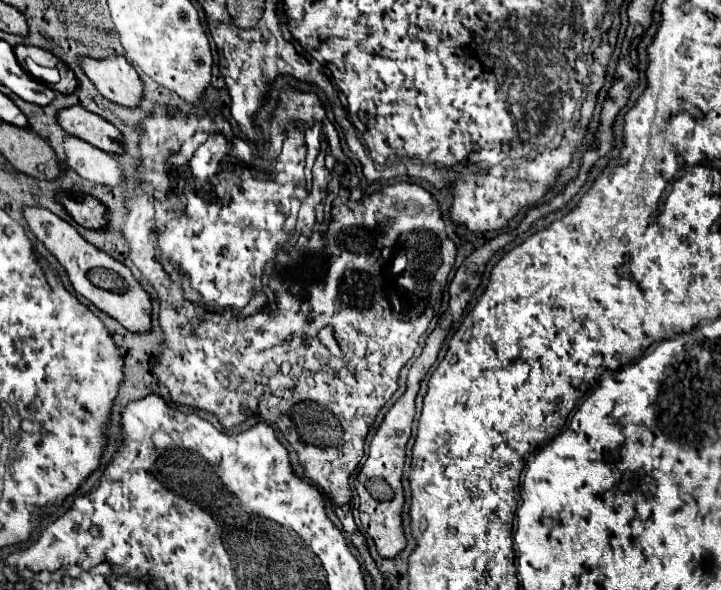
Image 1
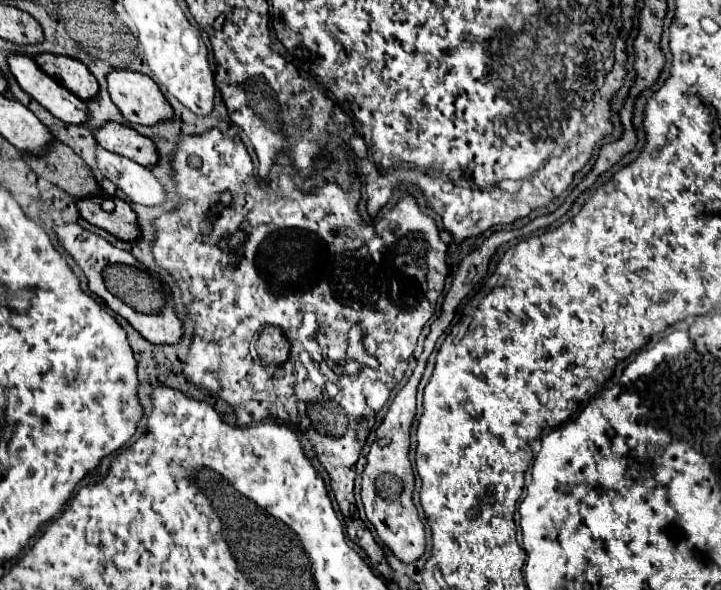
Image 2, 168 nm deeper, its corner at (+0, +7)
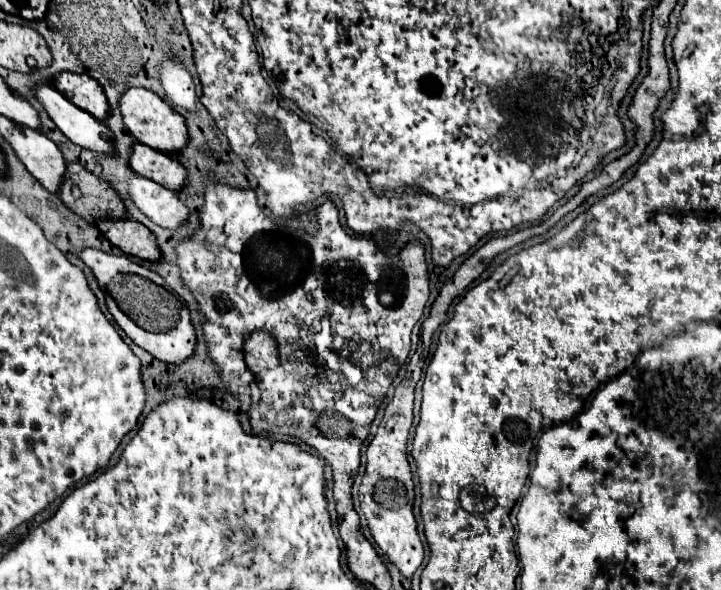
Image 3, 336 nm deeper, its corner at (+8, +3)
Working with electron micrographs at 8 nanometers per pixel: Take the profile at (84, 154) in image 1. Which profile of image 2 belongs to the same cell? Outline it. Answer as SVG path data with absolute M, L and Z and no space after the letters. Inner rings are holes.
M98 149L98 165L102 173L130 197L132 203L140 203L148 207L156 207L164 203L166 199L164 187L148 167L142 167L106 149Z

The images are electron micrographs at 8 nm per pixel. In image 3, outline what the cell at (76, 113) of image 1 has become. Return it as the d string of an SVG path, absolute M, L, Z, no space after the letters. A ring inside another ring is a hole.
M144 143L132 145L132 157L130 157L132 171L138 175L144 175L156 183L160 183L166 189L178 191L184 185L184 169L178 165L176 159L172 159L166 153L160 153L152 147L146 147Z

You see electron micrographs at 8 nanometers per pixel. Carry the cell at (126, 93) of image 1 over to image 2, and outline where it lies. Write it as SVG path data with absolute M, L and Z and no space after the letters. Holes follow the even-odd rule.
M112 71L108 75L108 91L114 105L130 123L154 127L162 121L174 119L172 105L148 75Z

